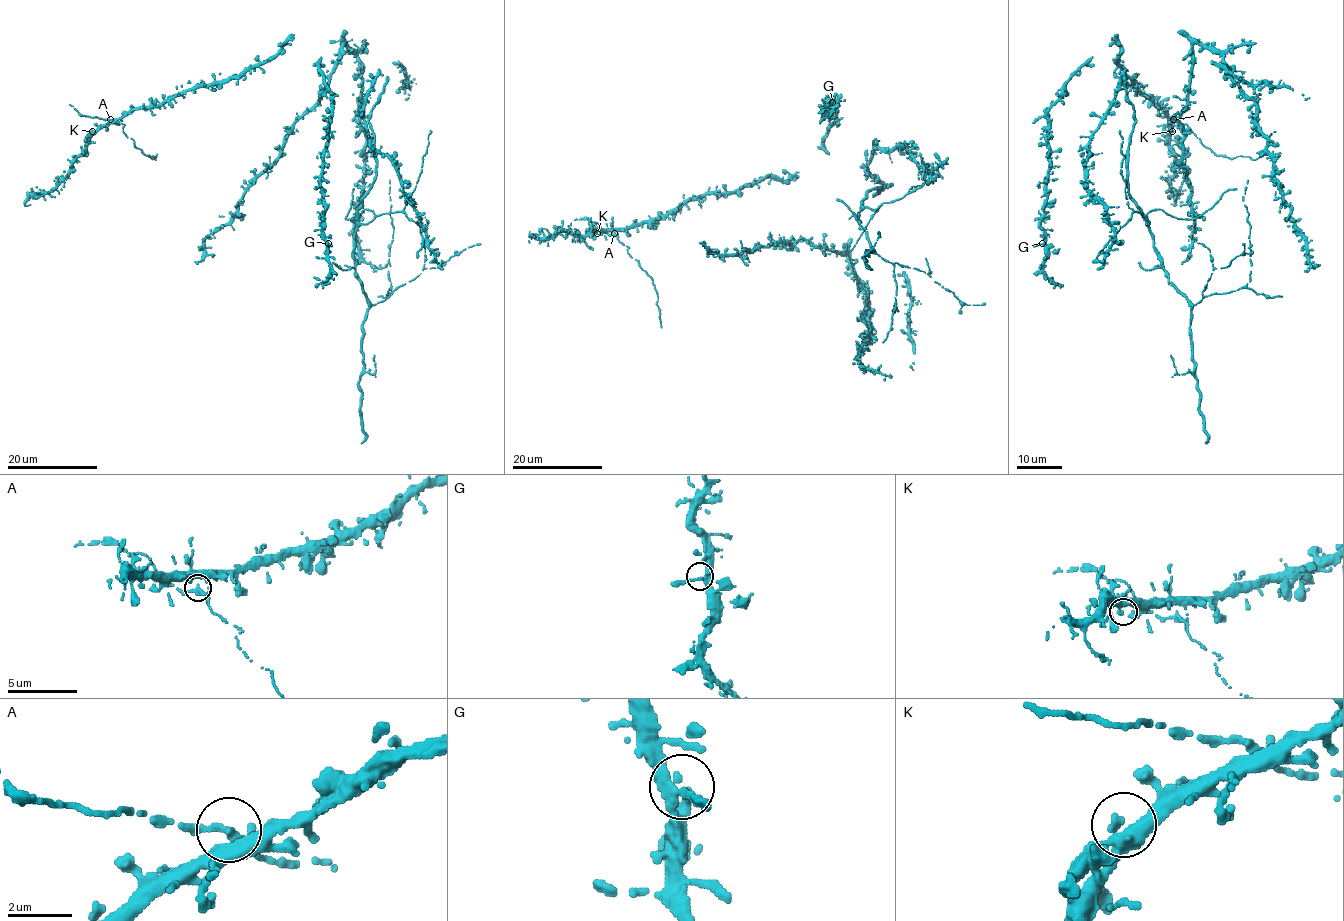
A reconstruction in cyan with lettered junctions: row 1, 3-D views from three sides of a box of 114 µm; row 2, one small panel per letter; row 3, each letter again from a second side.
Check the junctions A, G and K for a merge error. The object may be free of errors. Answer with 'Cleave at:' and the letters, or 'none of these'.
Cleave at: A

